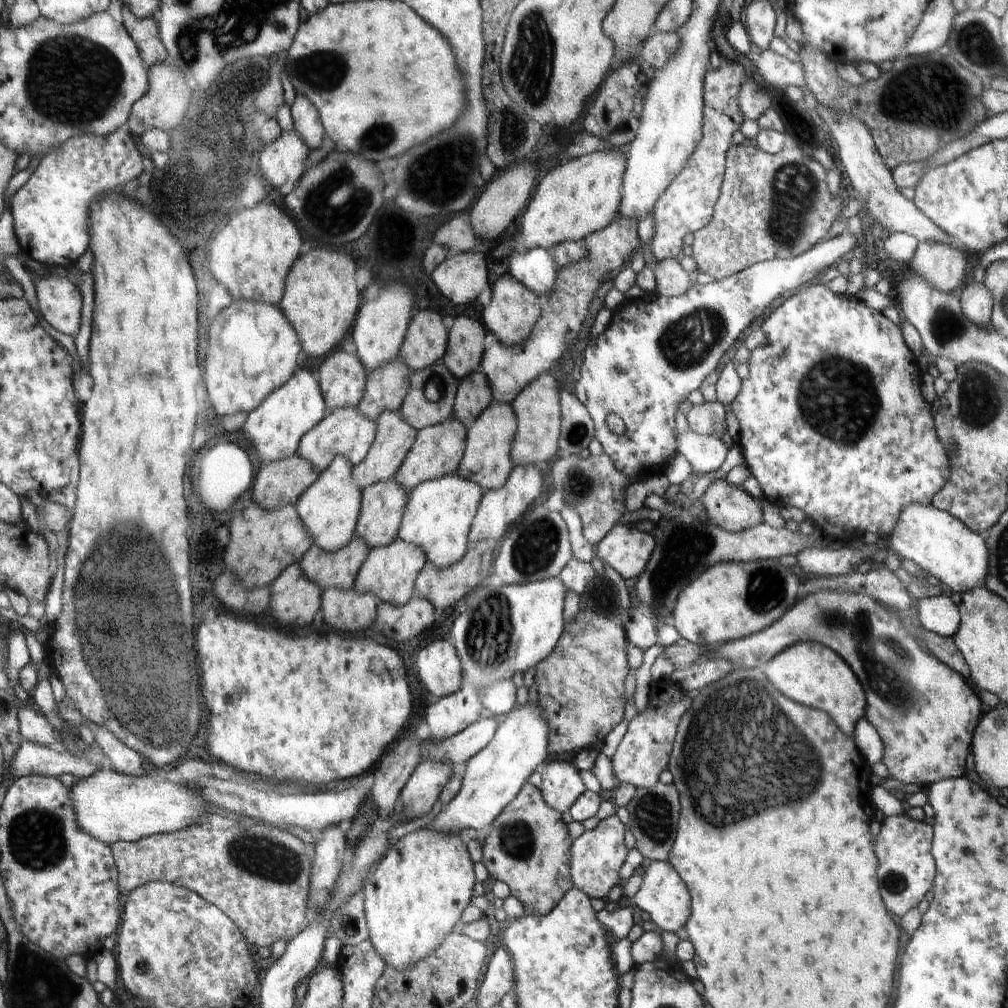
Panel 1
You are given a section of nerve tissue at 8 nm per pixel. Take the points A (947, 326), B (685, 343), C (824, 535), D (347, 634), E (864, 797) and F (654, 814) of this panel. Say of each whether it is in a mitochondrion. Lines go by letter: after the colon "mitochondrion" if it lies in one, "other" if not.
A: mitochondrion
B: mitochondrion
C: other
D: other
E: other
F: mitochondrion

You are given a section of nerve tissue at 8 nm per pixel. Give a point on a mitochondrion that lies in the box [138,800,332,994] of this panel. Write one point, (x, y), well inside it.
(266, 858)

